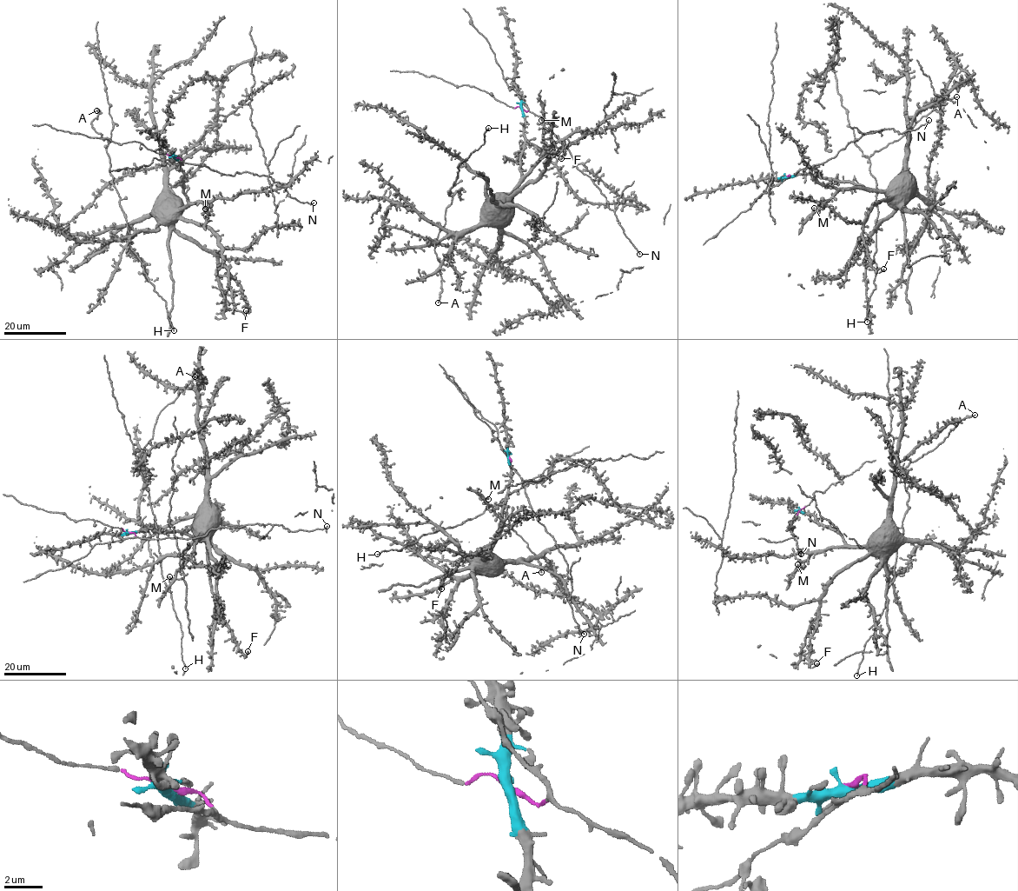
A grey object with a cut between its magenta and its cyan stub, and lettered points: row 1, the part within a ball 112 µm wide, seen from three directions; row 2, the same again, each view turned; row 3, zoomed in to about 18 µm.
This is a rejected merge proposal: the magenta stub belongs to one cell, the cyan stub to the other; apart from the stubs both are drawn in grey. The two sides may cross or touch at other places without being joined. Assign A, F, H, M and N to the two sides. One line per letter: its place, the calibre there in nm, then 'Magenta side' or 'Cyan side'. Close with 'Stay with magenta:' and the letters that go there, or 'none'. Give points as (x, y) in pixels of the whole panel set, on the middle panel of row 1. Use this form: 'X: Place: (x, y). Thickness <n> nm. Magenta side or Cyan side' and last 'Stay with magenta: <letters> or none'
A: Place: (438, 302). Thickness 240 nm. Cyan side
F: Place: (561, 158). Thickness 360 nm. Cyan side
H: Place: (488, 128). Thickness 160 nm. Cyan side
M: Place: (541, 120). Thickness 380 nm. Cyan side
N: Place: (639, 254). Thickness 180 nm. Magenta side
Stay with magenta: N

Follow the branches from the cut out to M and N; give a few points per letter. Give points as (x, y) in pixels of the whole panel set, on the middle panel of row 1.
M: (521, 109), (525, 141), (520, 173), (523, 176), (533, 167), (544, 149), (543, 117), (541, 121)
N: (521, 109), (549, 123), (577, 168), (591, 178), (606, 198), (624, 233), (639, 254)

